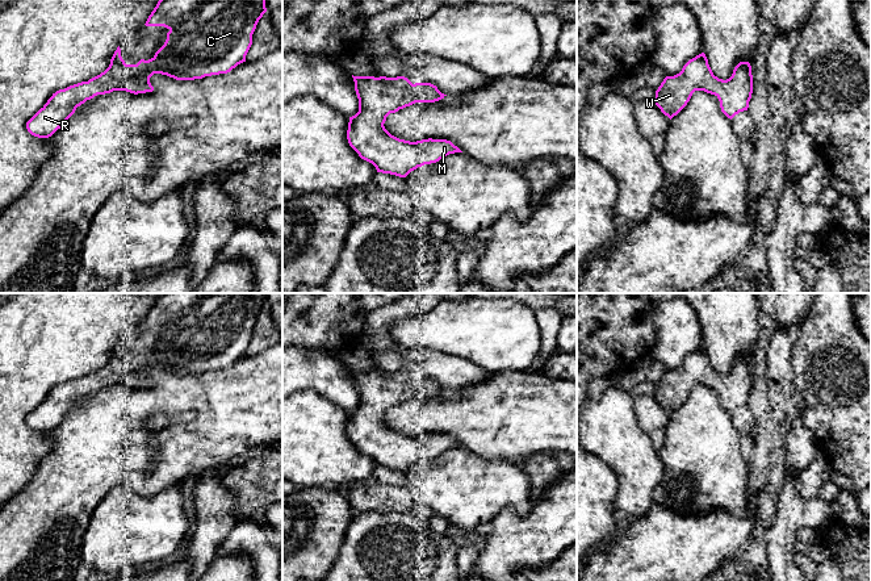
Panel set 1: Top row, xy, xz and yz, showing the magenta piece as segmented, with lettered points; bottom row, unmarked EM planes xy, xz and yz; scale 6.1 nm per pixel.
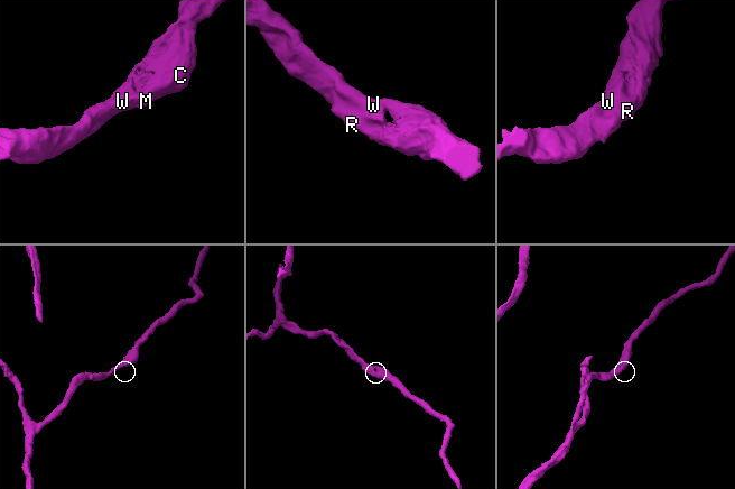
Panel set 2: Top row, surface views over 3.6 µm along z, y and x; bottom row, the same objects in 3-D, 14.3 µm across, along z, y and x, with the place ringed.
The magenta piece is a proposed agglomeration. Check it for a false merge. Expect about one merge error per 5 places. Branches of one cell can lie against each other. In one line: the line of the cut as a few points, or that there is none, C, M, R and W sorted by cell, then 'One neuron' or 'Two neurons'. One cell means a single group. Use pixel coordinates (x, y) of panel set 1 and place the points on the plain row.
No split. Groups: C M R W. One neuron

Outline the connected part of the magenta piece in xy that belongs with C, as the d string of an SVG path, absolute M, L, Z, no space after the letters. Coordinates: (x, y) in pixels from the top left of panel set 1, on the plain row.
M160 293L145 319L164 321L169 326L164 339L151 354L126 359L118 340L104 367L88 376L53 388L26 417L26 423L34 431L49 432L75 407L78 401L97 389L113 385L126 385L134 389L152 386L150 372L154 368L167 369L176 375L194 375L227 368L246 356L246 350L252 339L252 329L265 306L265 293Z

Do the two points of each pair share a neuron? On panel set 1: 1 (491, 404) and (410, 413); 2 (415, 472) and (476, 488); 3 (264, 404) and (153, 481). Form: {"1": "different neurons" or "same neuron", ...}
{"1": "same neuron", "2": "same neuron", "3": "same neuron"}

